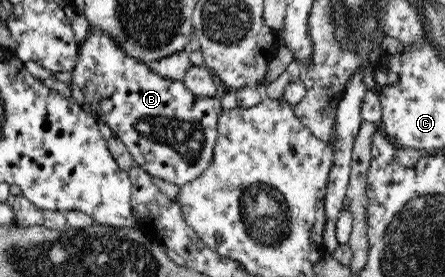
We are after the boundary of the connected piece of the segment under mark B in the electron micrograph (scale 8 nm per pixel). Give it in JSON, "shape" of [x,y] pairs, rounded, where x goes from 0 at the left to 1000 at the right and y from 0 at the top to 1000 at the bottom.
{"shape":[[[227,94],[198,97],[160,264],[160,357],[222,448],[245,451],[252,487],[285,527],[306,603],[402,675],[470,610],[492,502],[492,415],[503,401],[492,350],[440,343],[411,289],[357,274],[330,224],[290,202]]]}

